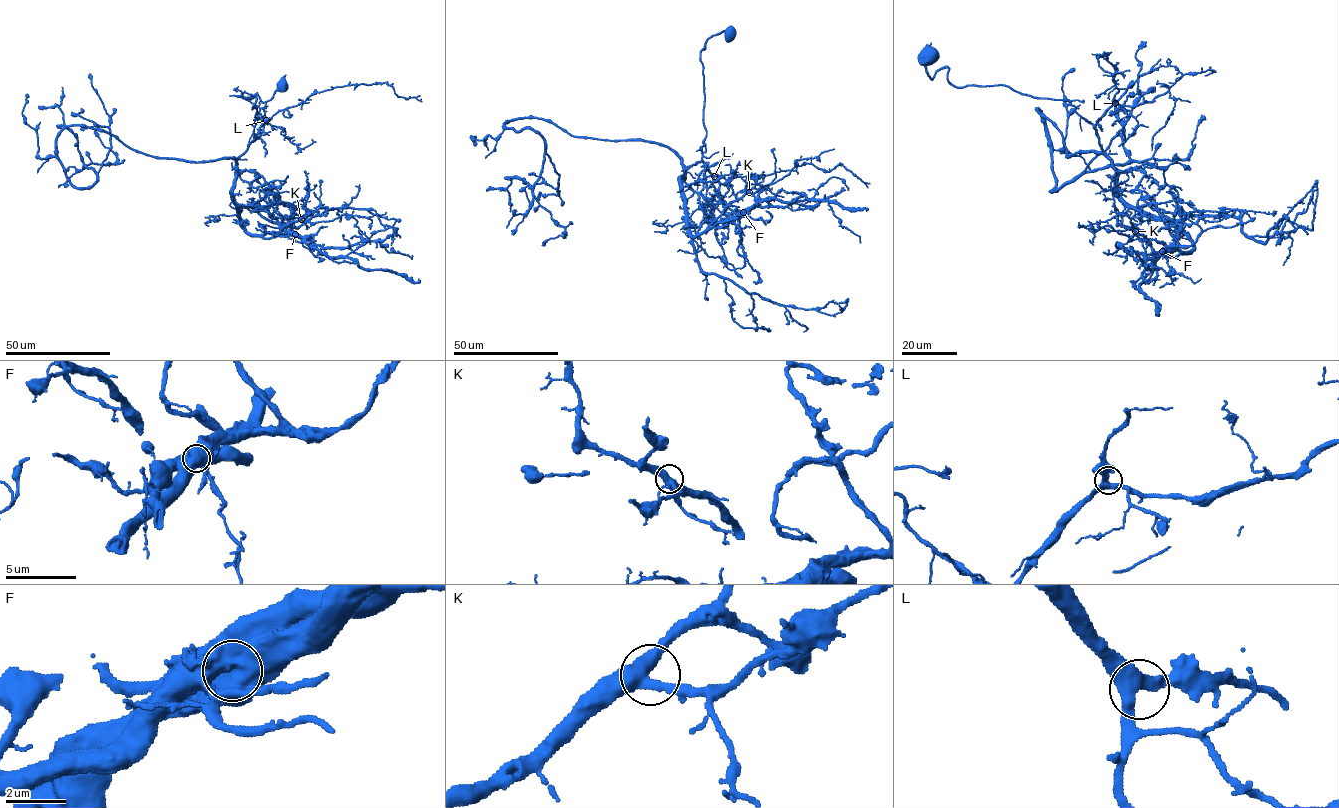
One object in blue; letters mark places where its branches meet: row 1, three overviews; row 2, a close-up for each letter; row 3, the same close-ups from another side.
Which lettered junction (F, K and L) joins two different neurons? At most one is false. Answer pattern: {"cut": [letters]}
{"cut": ["F"]}

